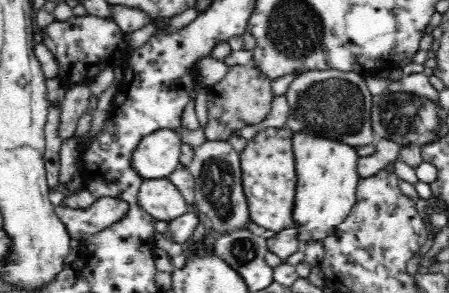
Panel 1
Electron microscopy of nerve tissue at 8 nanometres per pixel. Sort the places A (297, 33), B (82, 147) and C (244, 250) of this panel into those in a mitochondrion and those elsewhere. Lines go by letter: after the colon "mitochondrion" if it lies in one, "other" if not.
A: mitochondrion
B: other
C: mitochondrion

